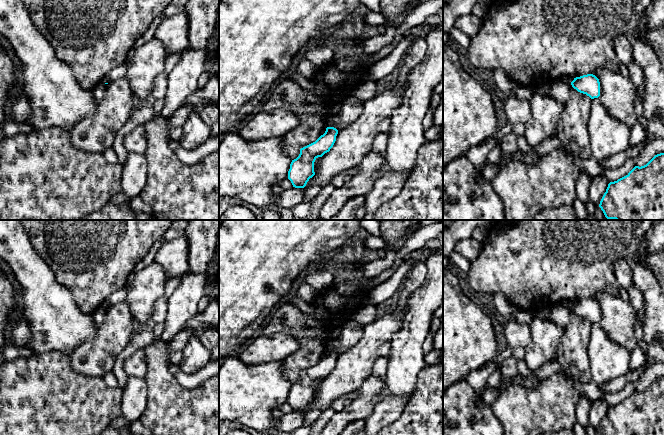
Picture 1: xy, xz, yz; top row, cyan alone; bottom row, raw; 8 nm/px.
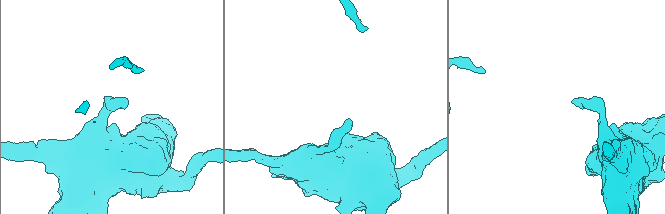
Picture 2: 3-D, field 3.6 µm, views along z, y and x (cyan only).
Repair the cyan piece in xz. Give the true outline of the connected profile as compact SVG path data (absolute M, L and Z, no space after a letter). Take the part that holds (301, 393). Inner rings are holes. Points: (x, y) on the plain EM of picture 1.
M327 351L323 359L315 366L300 373L299 380L292 384L288 395L288 403L293 411L304 412L315 399L314 386L318 381L322 381L333 371L338 354L334 351Z

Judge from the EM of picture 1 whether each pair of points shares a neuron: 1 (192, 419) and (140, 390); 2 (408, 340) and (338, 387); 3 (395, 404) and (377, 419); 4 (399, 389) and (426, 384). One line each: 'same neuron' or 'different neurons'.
1: different neurons
2: different neurons
3: same neuron
4: different neurons

